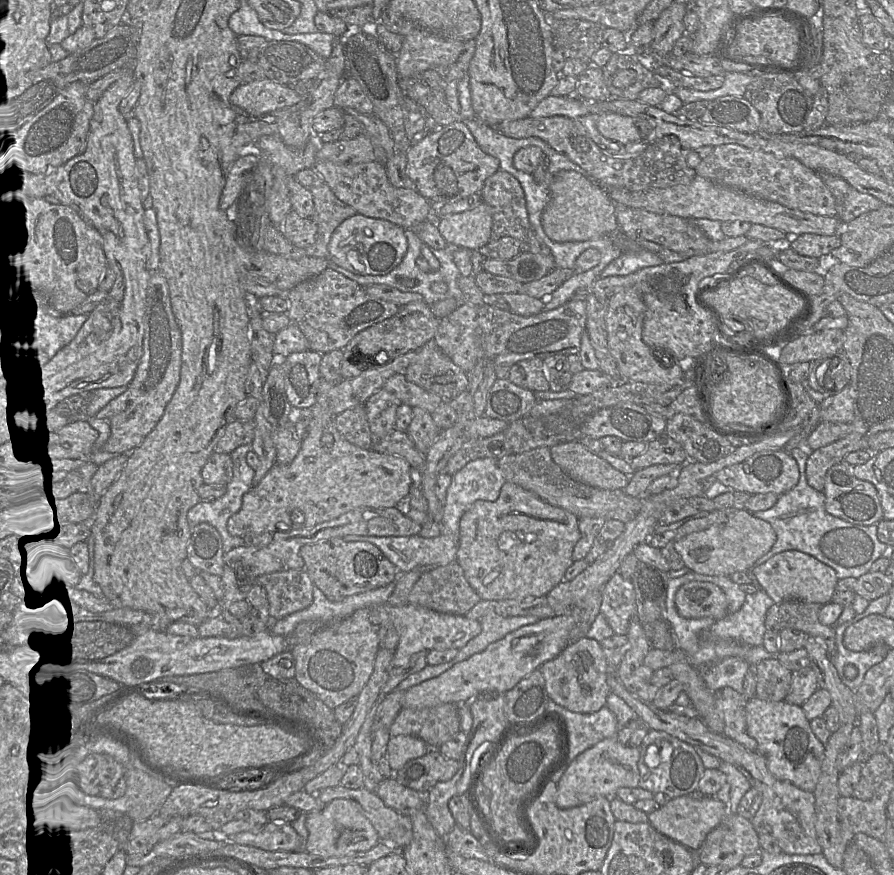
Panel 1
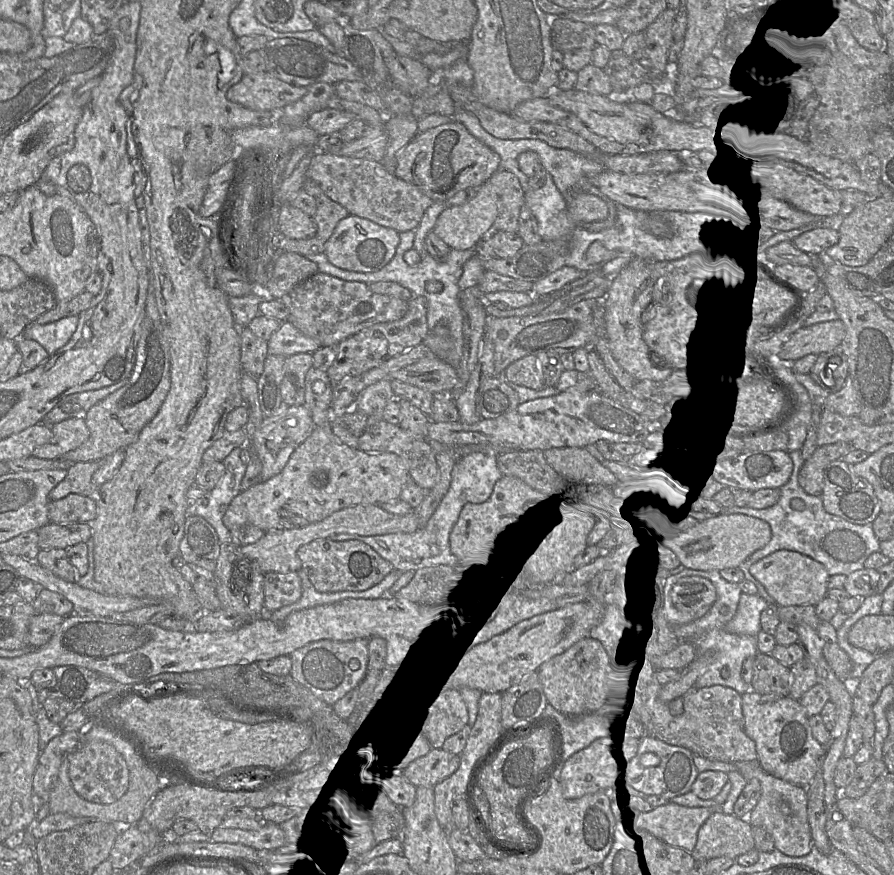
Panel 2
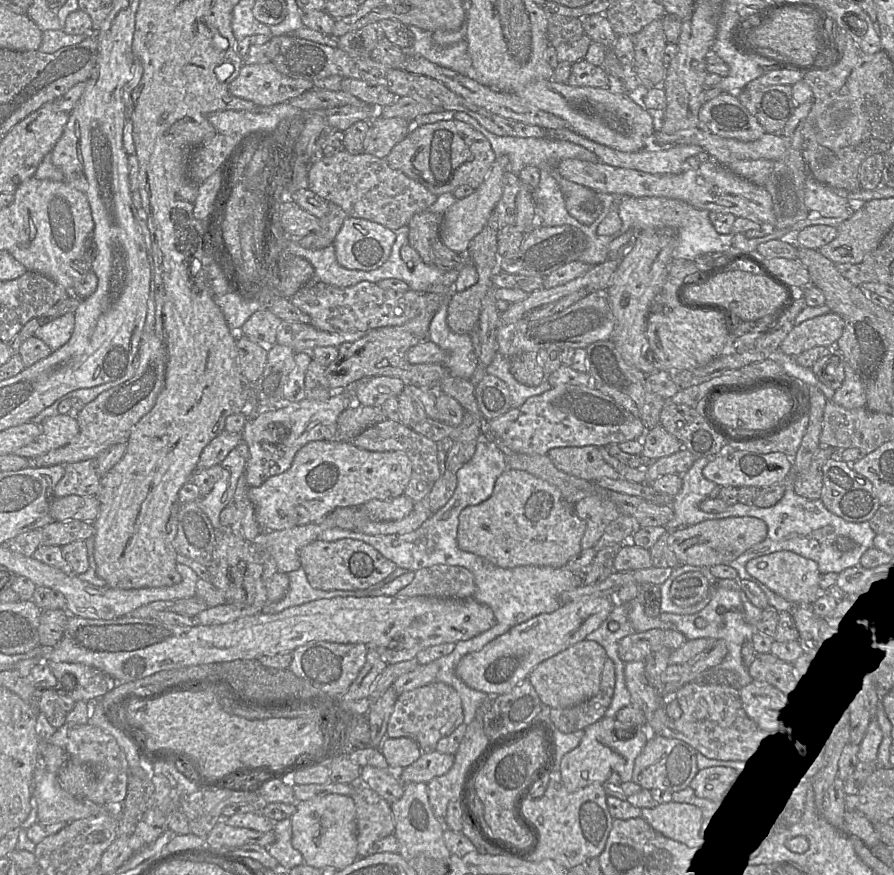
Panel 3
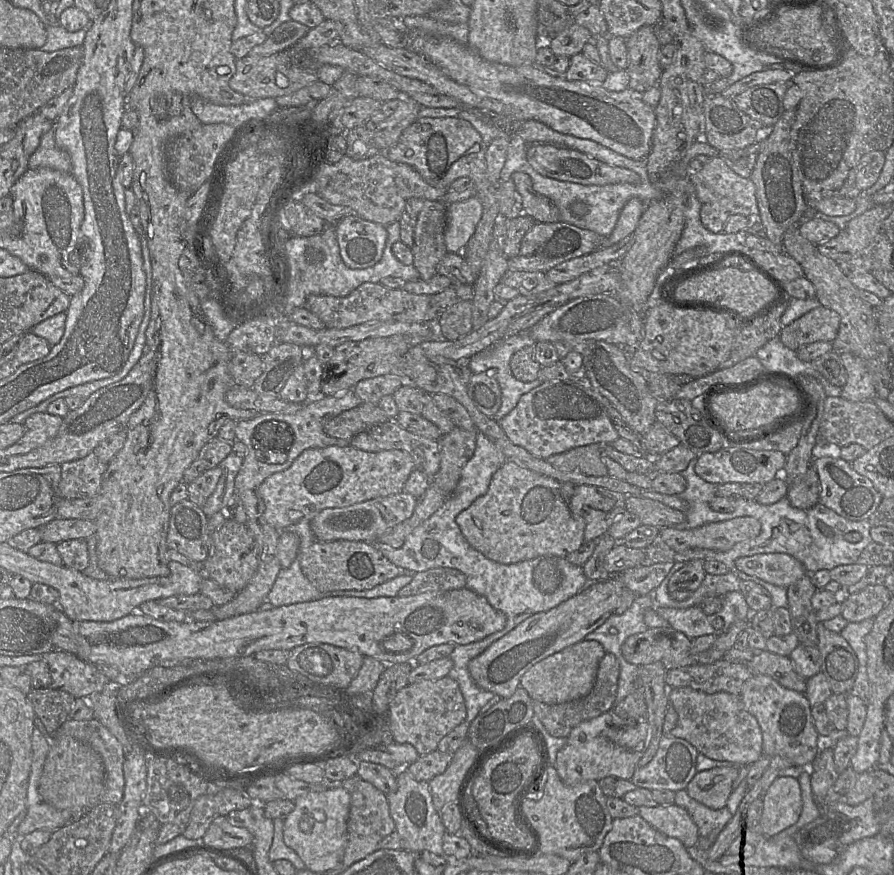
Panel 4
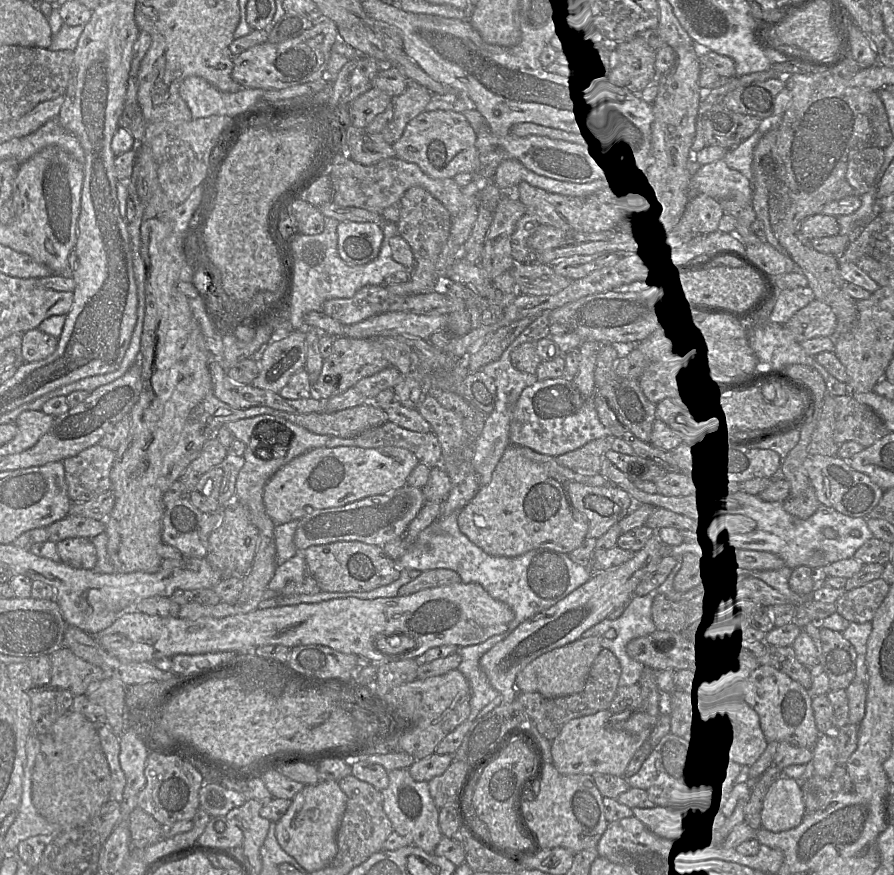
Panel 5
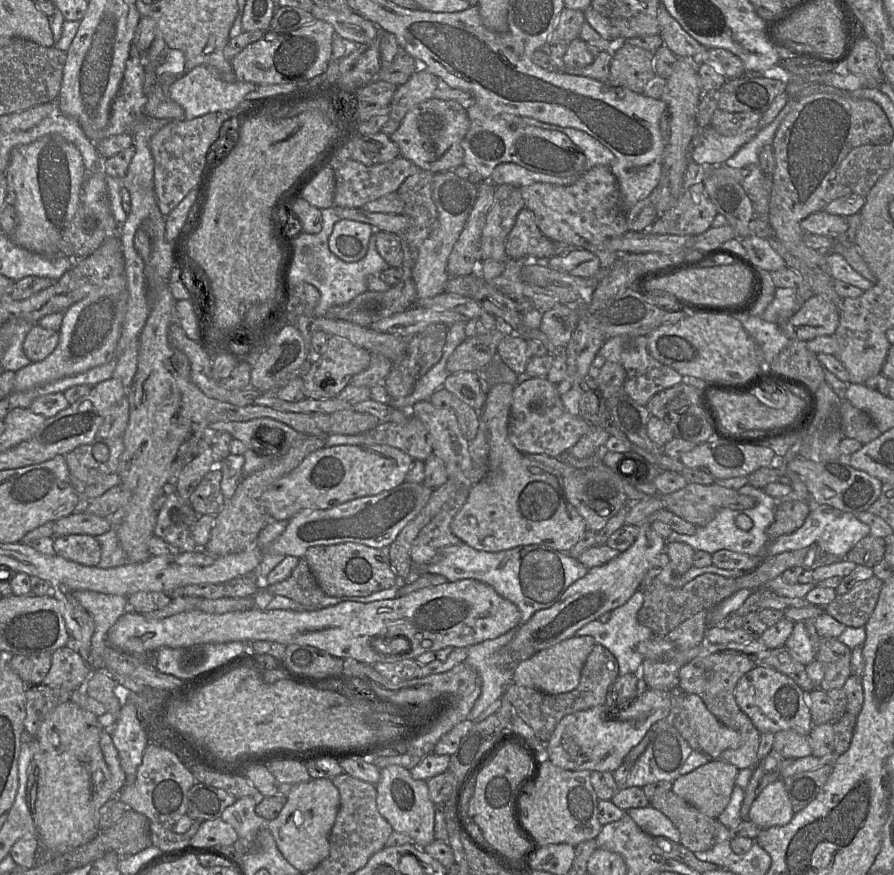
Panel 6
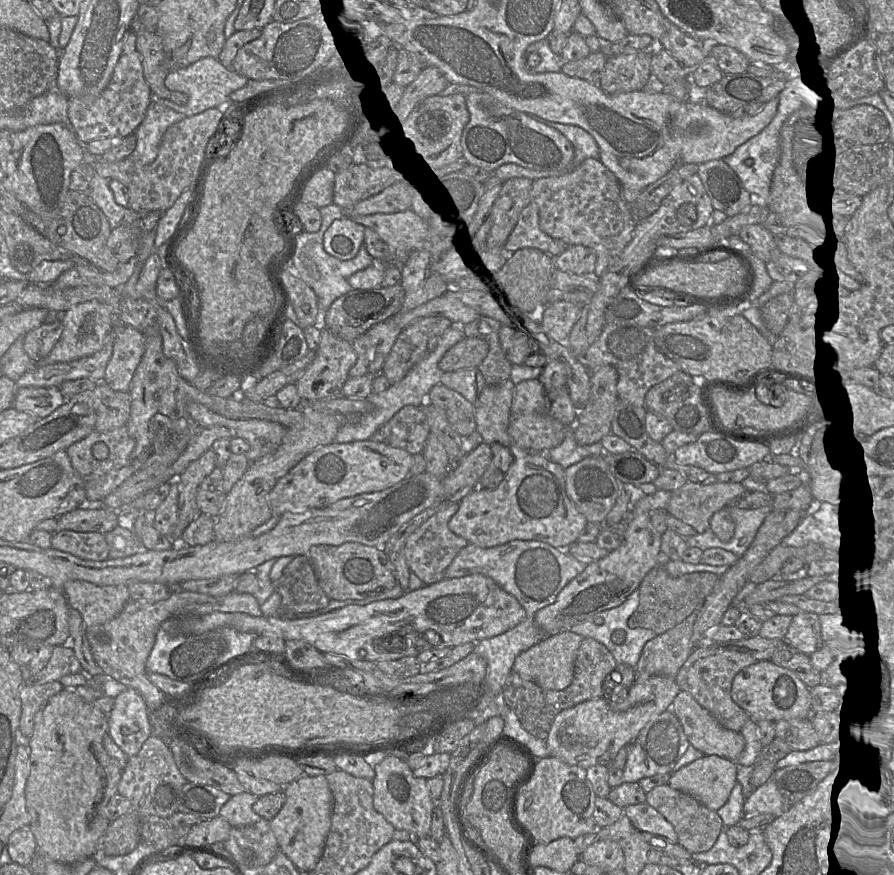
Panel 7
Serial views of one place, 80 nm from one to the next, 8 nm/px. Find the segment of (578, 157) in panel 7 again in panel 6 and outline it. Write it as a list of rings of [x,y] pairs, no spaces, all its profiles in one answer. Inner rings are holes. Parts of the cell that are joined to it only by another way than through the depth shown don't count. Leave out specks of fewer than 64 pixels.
[[[523,117],[522,120],[530,126],[546,130],[556,130],[565,134],[584,154],[585,171],[598,165],[609,167],[614,161],[614,154],[600,141],[586,132],[575,128],[561,127],[554,124],[544,123],[530,117]]]

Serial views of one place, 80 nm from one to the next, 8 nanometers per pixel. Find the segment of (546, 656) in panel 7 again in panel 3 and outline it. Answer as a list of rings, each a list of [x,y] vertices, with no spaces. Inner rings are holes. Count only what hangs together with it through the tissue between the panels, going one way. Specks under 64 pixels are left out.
[[[583,640],[538,664],[527,679],[544,705],[550,708],[568,708],[598,694],[603,667],[607,659],[606,651],[600,644]]]

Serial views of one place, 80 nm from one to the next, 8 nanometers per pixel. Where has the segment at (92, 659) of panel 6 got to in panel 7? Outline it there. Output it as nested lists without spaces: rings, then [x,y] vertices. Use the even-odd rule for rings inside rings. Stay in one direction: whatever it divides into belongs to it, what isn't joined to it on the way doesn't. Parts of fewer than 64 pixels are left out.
[[[70,580],[64,584],[63,593],[69,607],[81,614],[86,627],[113,619],[130,601],[126,585],[97,586],[86,581]]]

